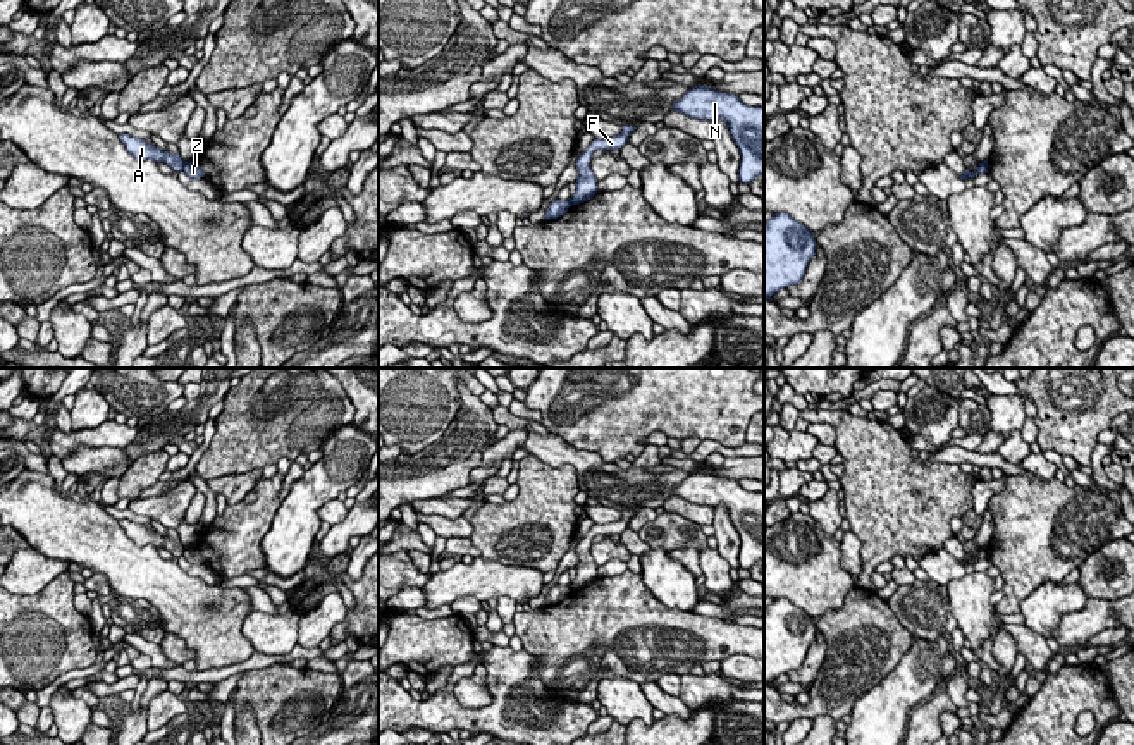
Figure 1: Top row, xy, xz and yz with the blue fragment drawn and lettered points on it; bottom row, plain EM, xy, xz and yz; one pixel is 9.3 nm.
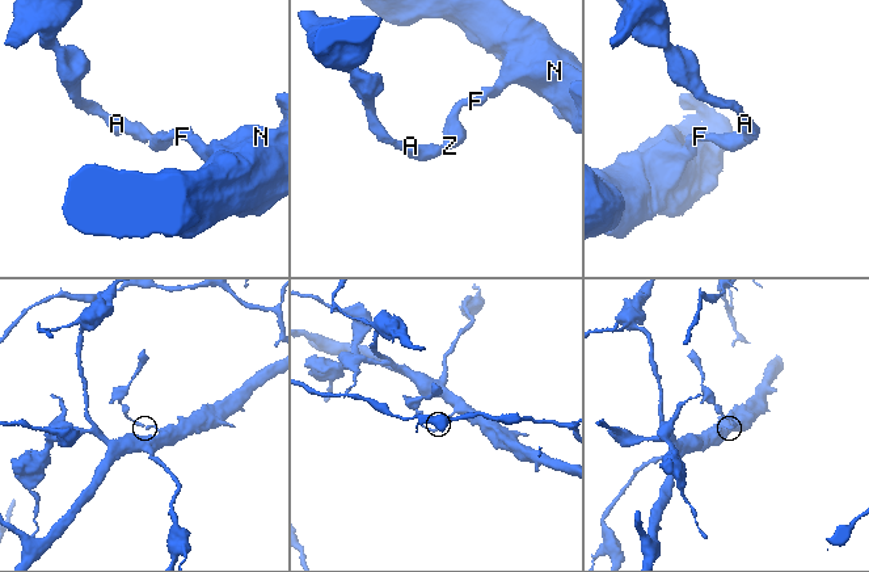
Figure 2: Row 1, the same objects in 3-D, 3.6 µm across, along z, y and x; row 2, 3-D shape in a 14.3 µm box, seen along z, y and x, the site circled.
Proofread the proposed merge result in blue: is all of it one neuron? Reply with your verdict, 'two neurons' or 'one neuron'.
two neurons

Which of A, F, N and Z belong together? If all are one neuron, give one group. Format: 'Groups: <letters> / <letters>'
Groups: A / F N Z

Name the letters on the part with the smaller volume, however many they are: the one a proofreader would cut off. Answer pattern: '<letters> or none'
A

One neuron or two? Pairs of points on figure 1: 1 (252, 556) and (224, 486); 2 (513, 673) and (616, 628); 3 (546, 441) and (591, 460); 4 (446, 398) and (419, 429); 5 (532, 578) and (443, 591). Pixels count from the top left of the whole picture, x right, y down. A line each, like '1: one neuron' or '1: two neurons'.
1: two neurons
2: two neurons
3: one neuron
4: one neuron
5: one neuron

